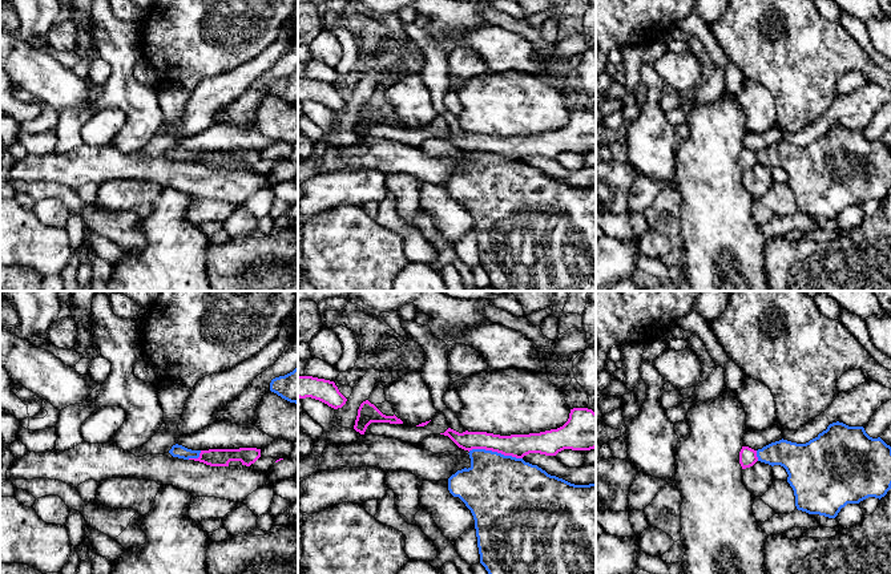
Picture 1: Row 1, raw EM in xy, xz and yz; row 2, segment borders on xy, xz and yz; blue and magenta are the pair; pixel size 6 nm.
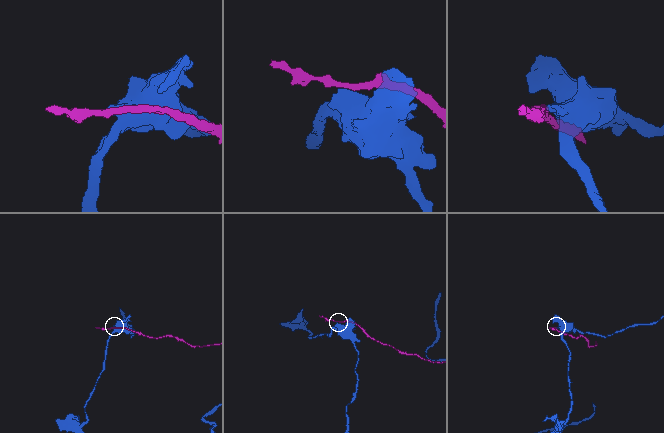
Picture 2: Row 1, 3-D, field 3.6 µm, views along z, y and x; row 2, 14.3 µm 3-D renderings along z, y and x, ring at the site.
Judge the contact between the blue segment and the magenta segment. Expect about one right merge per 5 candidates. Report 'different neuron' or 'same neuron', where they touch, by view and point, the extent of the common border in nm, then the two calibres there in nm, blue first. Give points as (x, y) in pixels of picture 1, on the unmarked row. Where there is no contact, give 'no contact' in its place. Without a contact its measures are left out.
different neuron; meets blue in xz at (495, 154); contact 340 nm long; 440 nm thick on the blue side, 140 nm on the other

